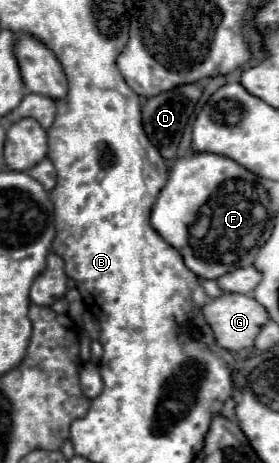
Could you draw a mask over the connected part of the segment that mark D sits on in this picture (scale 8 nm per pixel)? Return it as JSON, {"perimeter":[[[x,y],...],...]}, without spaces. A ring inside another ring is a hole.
{"perimeter":[[[194,82],[194,84],[182,84],[182,86],[176,86],[174,90],[162,92],[158,96],[150,96],[146,100],[146,104],[142,106],[142,122],[144,122],[146,136],[160,150],[160,154],[164,158],[174,158],[176,156],[180,138],[182,138],[182,134],[186,130],[186,124],[188,124],[194,108],[196,108],[196,102],[202,96],[202,90],[204,88],[198,82]]]}

